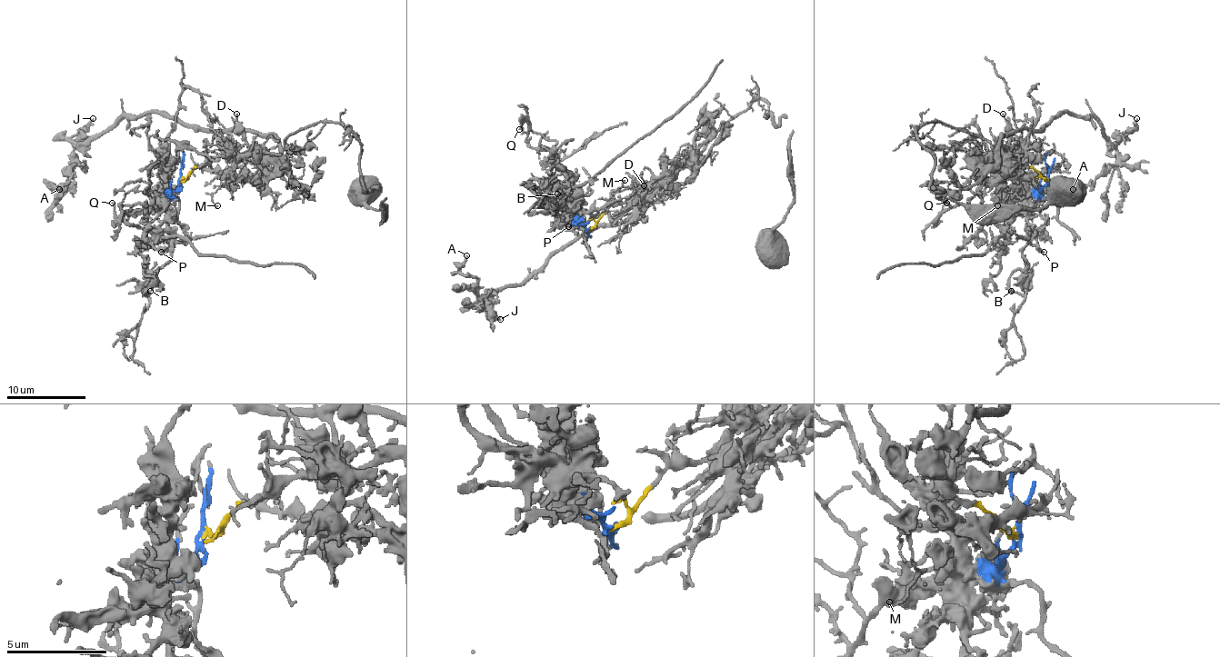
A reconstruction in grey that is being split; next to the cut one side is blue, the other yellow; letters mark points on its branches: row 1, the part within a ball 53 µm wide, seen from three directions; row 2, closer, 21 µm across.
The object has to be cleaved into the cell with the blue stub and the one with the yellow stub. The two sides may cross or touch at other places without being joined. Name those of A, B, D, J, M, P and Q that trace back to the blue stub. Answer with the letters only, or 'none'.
B, P, Q

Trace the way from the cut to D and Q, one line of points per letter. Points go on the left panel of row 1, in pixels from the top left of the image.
D: (180, 179), (204, 164), (235, 152), (245, 142), (235, 114)
Q: (180, 177), (163, 199), (160, 211), (141, 203), (121, 205), (119, 214), (111, 203)

